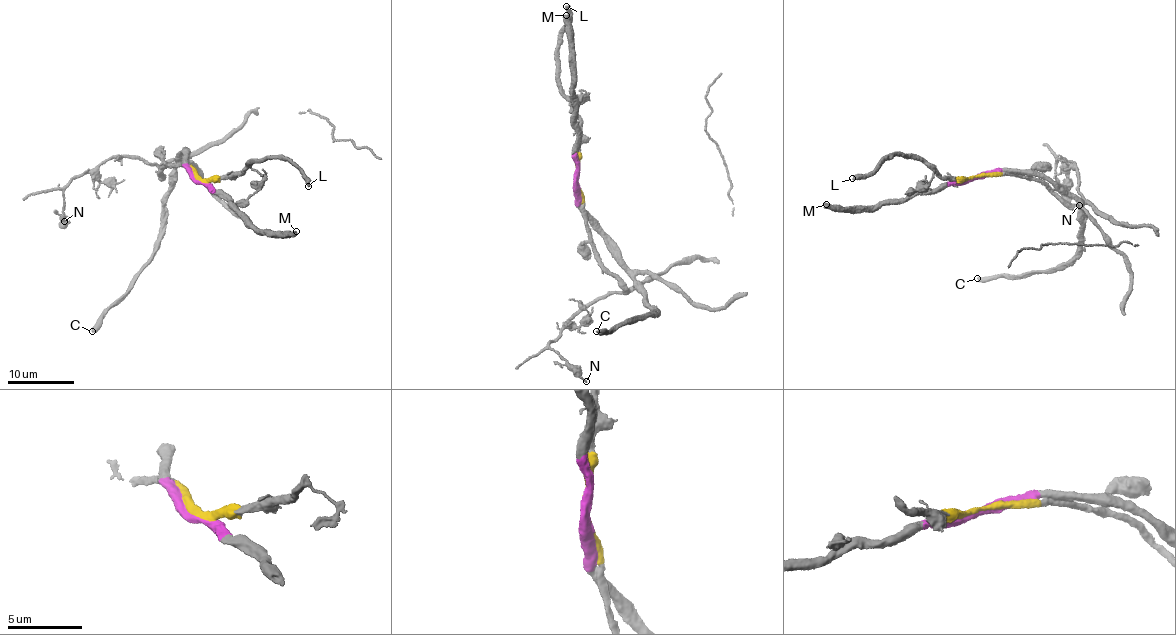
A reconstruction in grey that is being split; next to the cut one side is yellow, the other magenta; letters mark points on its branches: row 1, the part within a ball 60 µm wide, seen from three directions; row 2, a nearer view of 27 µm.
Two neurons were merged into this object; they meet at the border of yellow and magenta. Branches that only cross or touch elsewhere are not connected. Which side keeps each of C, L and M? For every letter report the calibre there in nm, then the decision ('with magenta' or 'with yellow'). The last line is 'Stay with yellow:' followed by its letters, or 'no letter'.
C: 400 nm thick; with magenta
L: 440 nm thick; with yellow
M: 550 nm thick; with magenta
Stay with yellow: L

